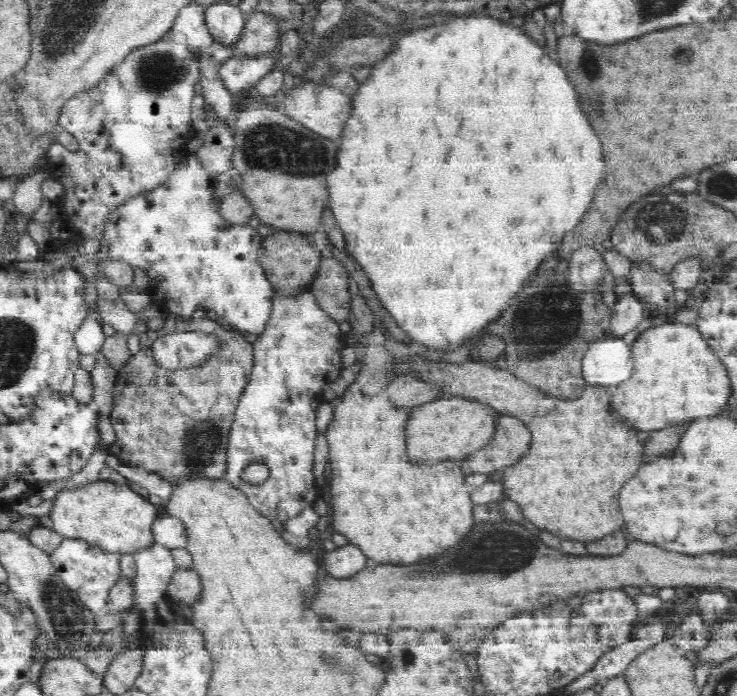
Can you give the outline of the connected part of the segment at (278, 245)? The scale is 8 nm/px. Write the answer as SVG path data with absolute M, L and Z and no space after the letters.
M280 231L264 238L259 254L261 267L276 296L297 297L310 293L311 284L318 276L321 262L320 250L311 239L296 231Z

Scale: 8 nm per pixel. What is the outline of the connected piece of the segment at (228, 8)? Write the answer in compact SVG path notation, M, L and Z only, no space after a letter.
M219 1L203 8L203 19L213 42L231 47L238 43L246 23L236 3Z

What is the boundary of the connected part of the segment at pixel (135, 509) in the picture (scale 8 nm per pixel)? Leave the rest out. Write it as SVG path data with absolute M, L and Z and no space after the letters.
M97 481L76 490L57 494L50 516L53 530L65 538L82 539L100 550L130 554L155 543L152 528L163 513L162 505L152 504L128 485Z

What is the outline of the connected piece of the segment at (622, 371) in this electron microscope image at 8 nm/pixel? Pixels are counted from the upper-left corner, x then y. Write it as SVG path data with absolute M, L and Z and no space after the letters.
M625 336L600 338L582 356L582 376L588 387L614 388L632 374L633 362Z

